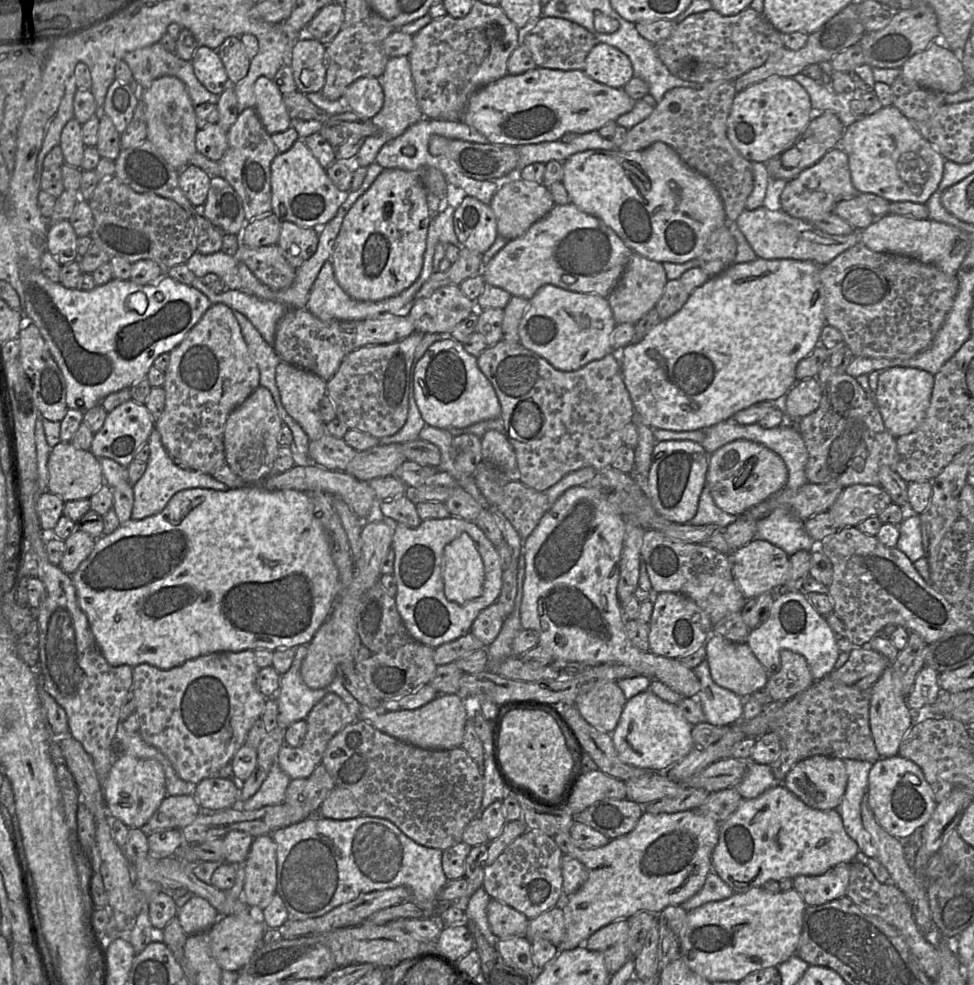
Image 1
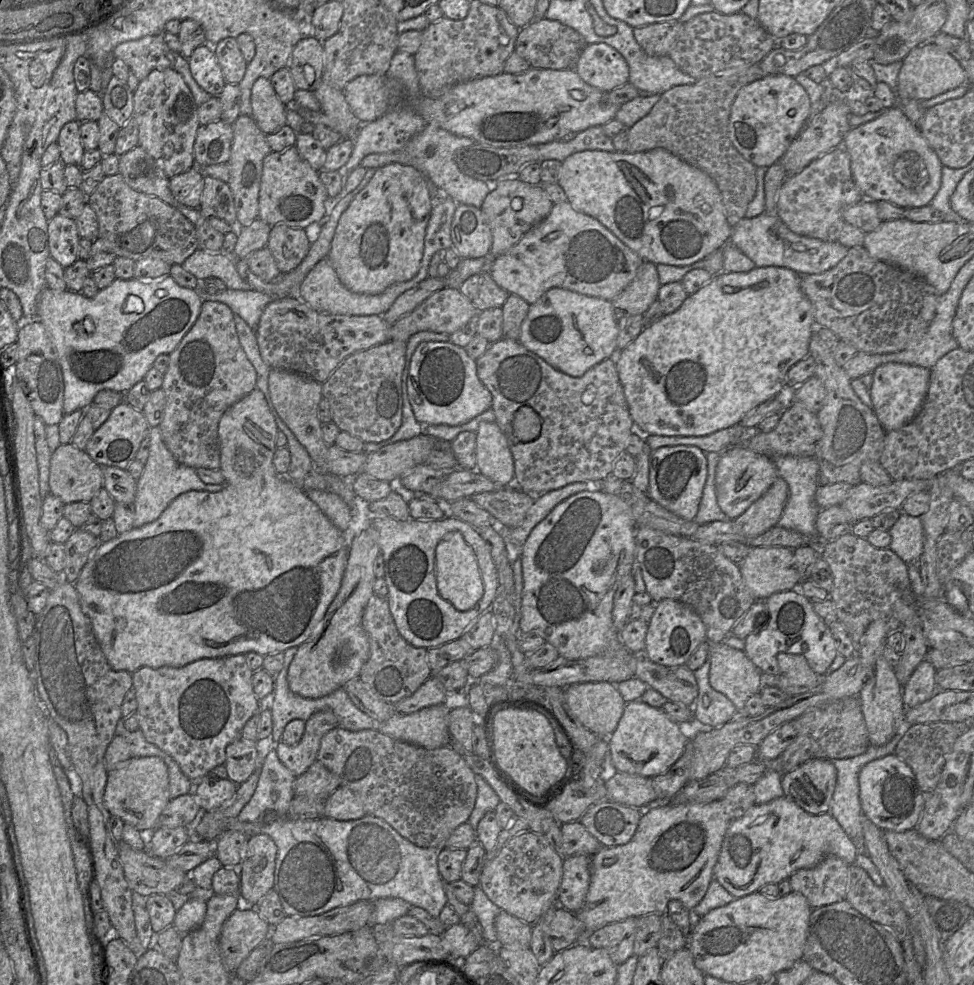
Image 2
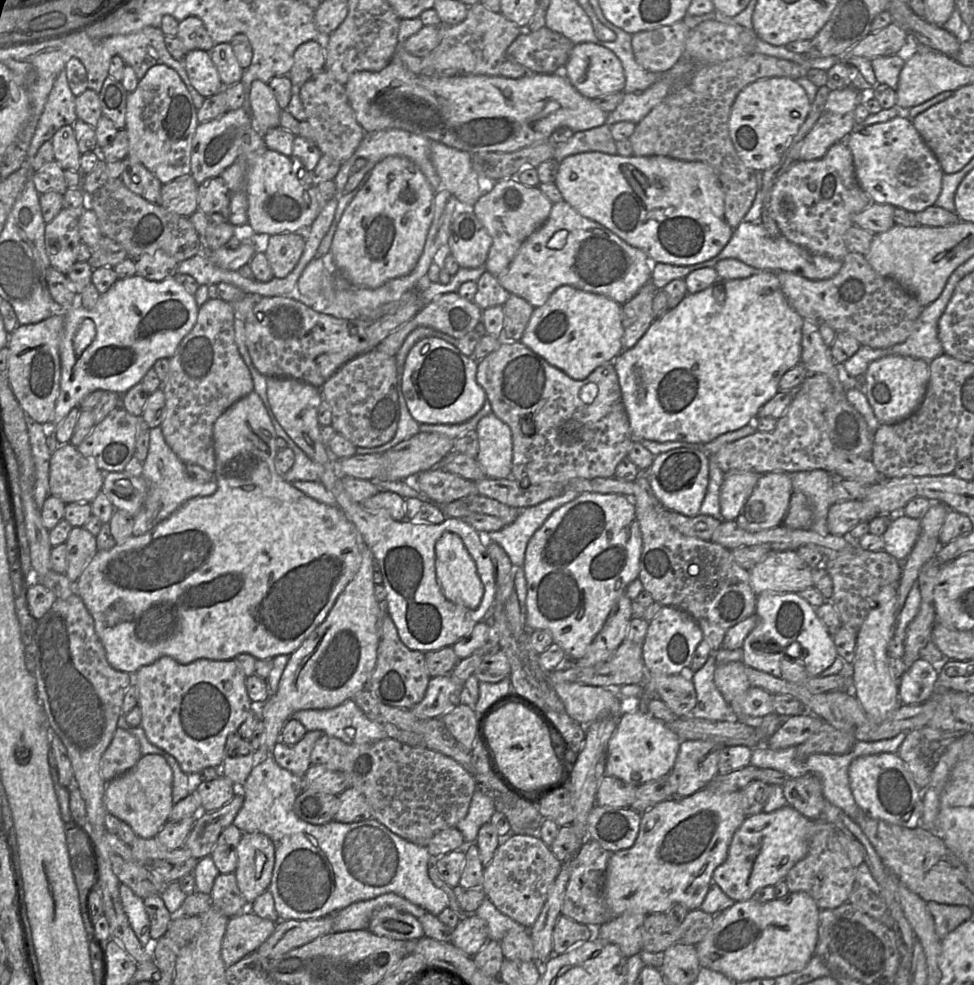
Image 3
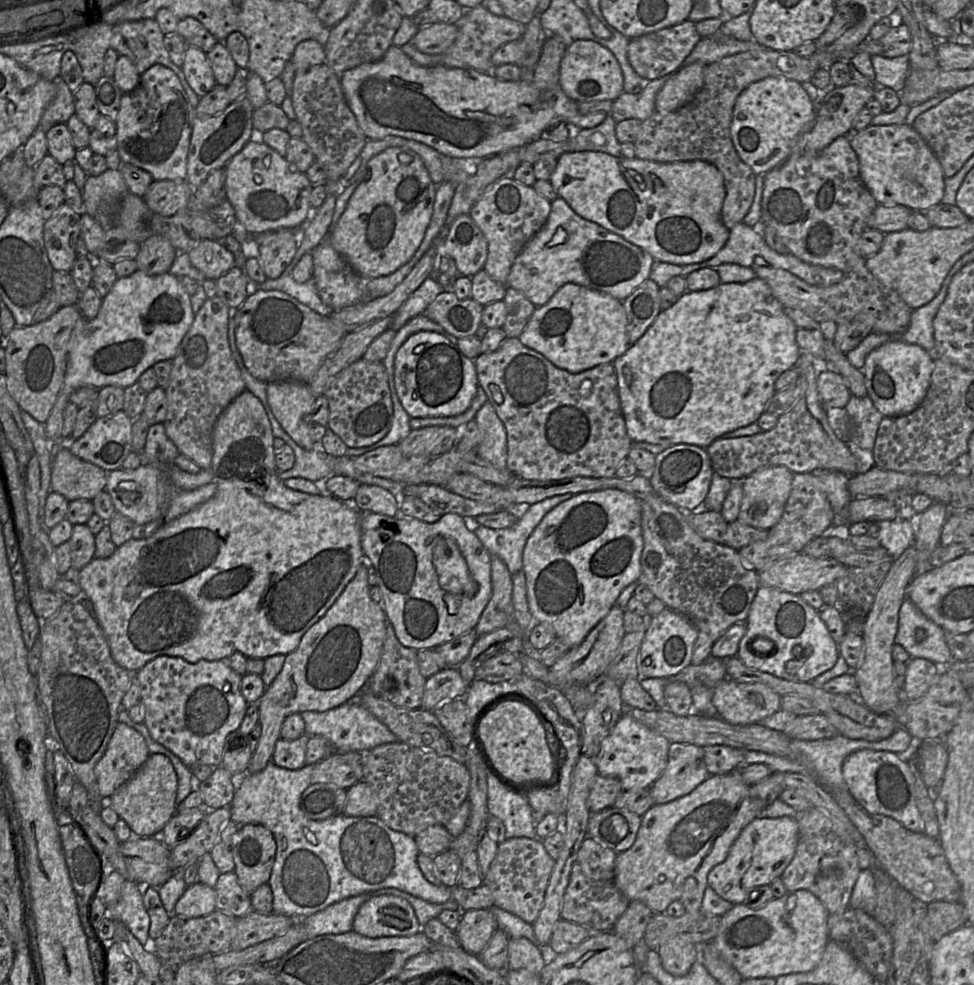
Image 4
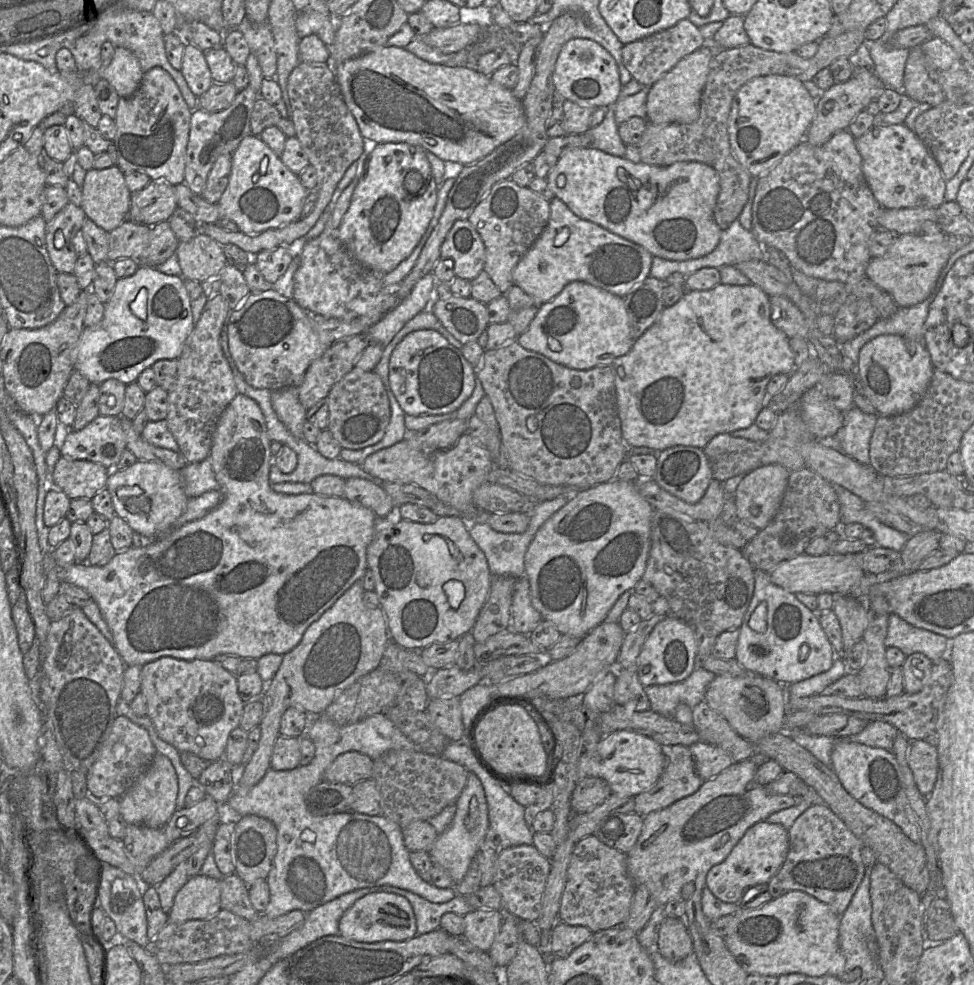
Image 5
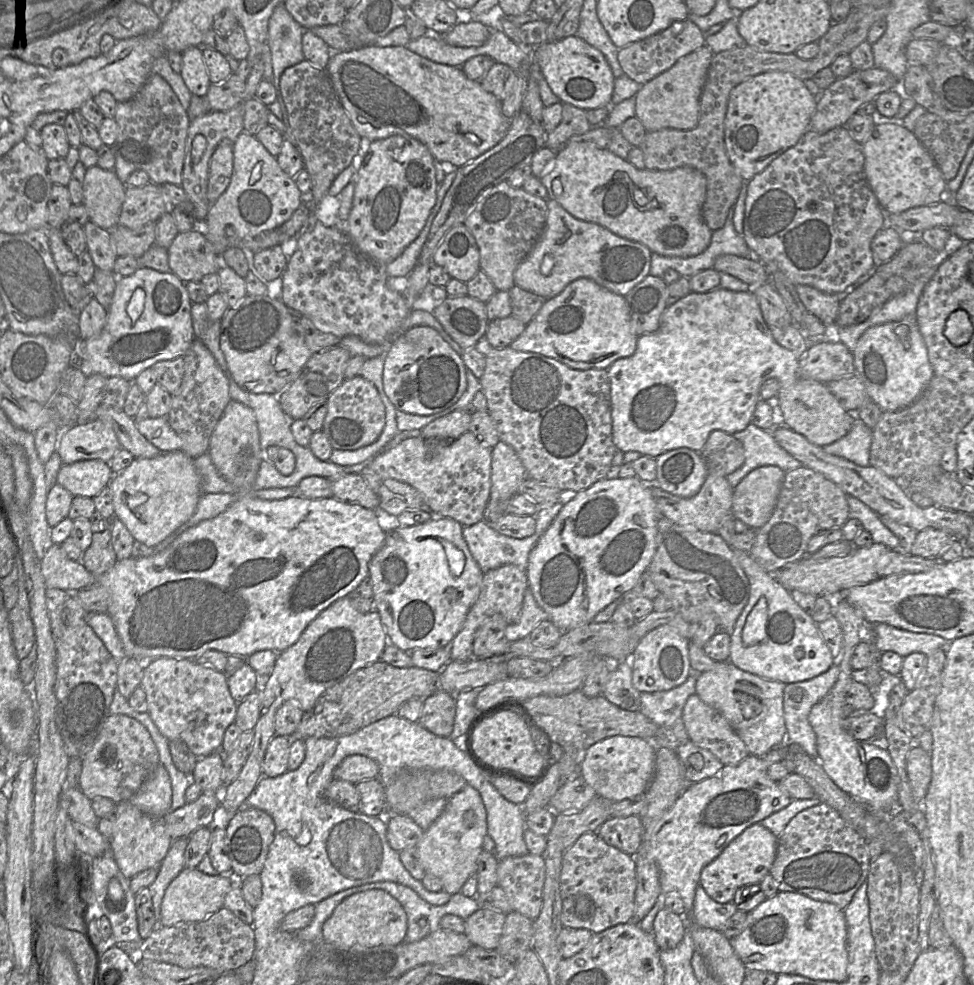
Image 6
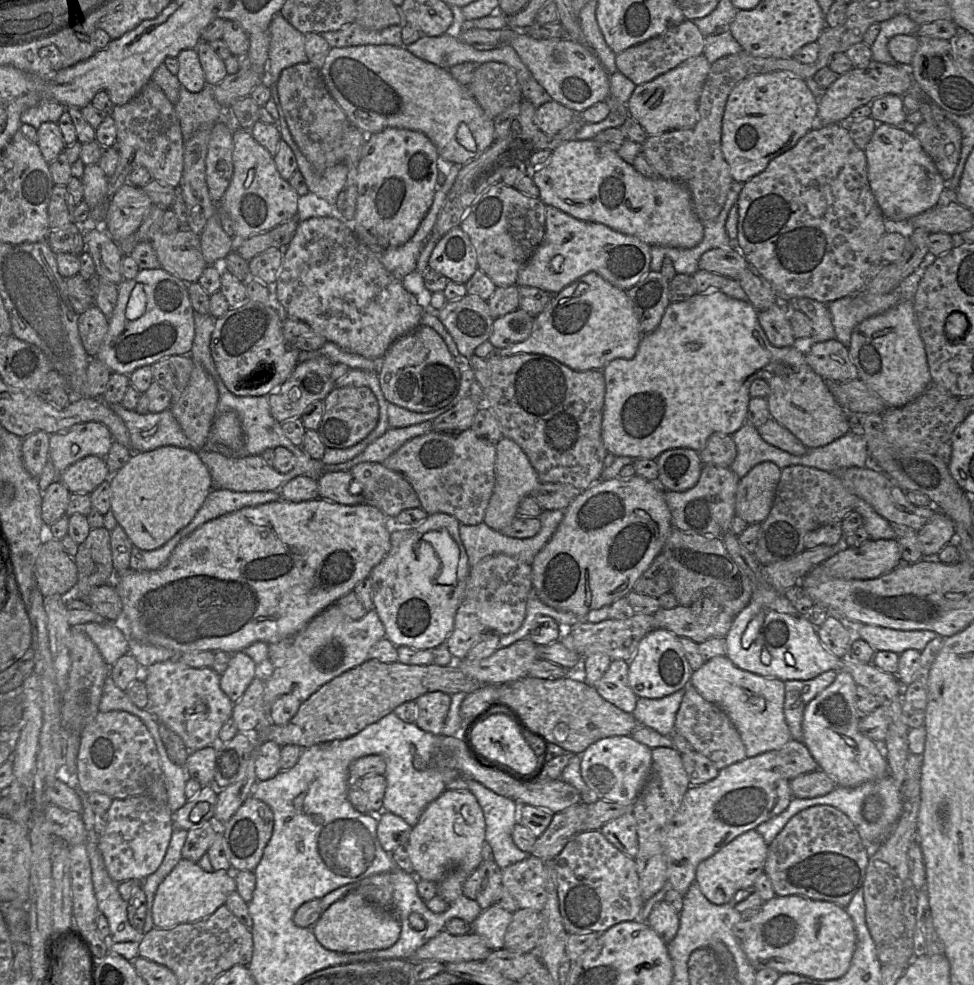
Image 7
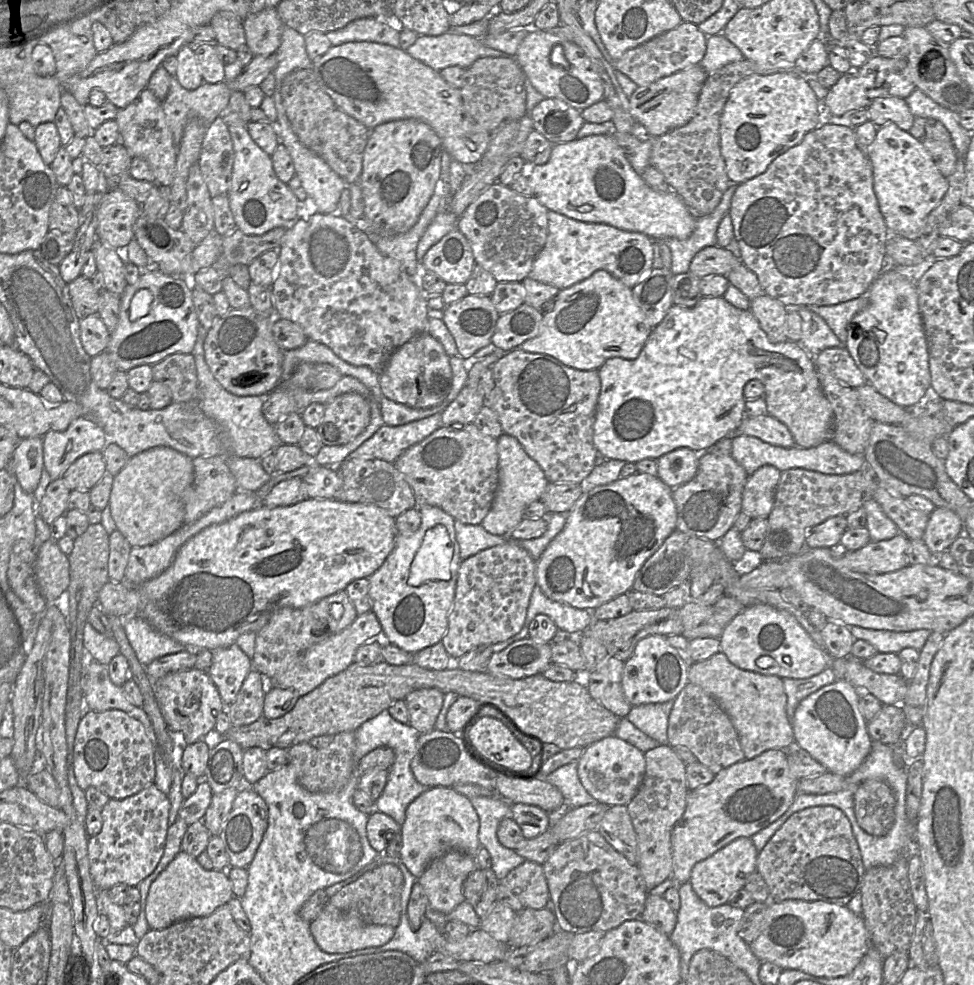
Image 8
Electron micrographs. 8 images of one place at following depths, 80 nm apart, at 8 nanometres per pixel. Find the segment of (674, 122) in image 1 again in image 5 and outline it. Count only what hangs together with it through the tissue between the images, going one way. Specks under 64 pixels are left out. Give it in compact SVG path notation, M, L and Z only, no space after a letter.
M854 29L836 37L824 36L818 41L818 50L811 58L800 57L796 52L767 51L752 44L731 49L717 49L709 65L697 120L690 124L647 122L642 139L637 145L641 162L652 166L669 166L677 162L700 162L714 168L720 180L714 219L722 230L726 230L734 220L739 219L749 198L749 186L753 178L735 158L730 145L729 116L738 89L755 77L772 74L790 76L801 82L811 80L836 59L848 58L852 55L865 42L865 31Z

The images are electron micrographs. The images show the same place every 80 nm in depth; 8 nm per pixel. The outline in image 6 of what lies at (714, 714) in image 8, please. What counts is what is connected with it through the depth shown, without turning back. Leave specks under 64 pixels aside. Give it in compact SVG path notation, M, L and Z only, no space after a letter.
M696 694L688 697L681 715L689 740L710 751L723 765L736 764L750 754L725 717Z

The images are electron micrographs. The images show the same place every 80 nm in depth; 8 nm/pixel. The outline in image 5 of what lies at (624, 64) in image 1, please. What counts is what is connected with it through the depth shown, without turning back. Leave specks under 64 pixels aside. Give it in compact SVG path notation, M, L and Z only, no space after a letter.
M572 38L560 50L552 74L553 84L560 96L579 106L614 106L621 90L618 66L611 54L597 42Z

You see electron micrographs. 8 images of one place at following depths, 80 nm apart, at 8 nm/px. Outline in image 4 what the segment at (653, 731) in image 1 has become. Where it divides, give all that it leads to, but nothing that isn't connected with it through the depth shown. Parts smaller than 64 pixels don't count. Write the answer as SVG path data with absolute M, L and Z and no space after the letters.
M622 713L598 754L597 774L619 781L623 791L649 788L662 774L668 761L670 742L631 715Z

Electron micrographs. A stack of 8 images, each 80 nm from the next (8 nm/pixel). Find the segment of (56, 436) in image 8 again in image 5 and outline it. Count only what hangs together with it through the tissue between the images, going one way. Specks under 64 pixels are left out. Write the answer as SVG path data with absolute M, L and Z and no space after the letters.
M98 415L83 429L71 430L60 448L61 455L100 463L115 469L126 450L127 437L120 416Z

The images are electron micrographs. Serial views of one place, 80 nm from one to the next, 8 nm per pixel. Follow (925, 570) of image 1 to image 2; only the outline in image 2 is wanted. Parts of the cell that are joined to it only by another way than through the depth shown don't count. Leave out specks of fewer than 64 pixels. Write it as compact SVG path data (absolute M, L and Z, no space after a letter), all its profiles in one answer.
M901 511L889 533L891 536L889 549L908 564L912 589L917 596L922 597L924 584L917 564L924 546L924 528L921 519Z

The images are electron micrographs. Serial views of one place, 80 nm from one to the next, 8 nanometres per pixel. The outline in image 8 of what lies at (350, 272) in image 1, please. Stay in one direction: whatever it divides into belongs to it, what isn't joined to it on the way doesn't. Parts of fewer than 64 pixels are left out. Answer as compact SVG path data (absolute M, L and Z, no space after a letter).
M403 119L403 120L395 120L395 121L390 121L390 122L386 122L383 124L380 124L378 126L376 126L373 129L370 129L370 135L369 135L369 139L366 145L366 149L364 152L364 159L363 159L363 170L362 170L362 174L359 178L359 185L361 187L362 190L362 194L363 194L363 199L364 199L364 215L363 218L361 219L361 221L355 221L356 223L360 223L360 227L361 229L366 232L366 234L371 238L382 238L382 237L392 237L392 236L396 236L402 233L405 233L407 231L409 231L419 220L420 215L422 214L422 212L424 211L425 207L427 206L427 204L429 203L432 195L435 193L435 191L438 189L438 181L439 178L441 176L441 158L442 158L442 151L443 151L443 147L442 147L442 142L439 138L439 136L436 134L436 132L426 123L416 120L416 119Z

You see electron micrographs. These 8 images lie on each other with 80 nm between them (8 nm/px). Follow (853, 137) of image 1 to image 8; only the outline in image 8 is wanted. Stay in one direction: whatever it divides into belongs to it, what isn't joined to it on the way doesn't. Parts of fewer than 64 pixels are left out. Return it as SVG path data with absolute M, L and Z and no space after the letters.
M887 123L878 126L867 156L873 167L873 186L890 236L905 237L905 234L914 231L923 233L928 216L942 201L949 183L935 165L922 140L894 123Z

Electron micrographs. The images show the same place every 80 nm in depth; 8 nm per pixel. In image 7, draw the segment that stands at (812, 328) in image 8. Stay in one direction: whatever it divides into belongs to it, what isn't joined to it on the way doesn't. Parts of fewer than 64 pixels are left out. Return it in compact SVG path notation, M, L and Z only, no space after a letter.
M799 298L794 300L798 310L803 312L812 323L813 333L809 339L796 339L795 346L803 345L807 348L809 343L820 343L836 338L831 314L827 304L811 298Z

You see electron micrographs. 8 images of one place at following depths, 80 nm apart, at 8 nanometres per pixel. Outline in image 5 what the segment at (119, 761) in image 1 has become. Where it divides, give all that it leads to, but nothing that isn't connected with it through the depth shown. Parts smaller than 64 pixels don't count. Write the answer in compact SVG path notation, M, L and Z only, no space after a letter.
M157 752L149 768L118 798L120 816L126 824L164 828L178 809L176 806L177 794L178 779L175 769L166 756Z

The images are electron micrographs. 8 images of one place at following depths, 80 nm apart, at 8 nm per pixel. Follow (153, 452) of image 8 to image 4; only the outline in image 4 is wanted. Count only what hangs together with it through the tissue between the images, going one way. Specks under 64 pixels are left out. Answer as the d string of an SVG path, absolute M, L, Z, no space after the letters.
M143 463L135 470L117 469L108 472L105 490L110 495L116 512L129 518L135 525L144 525L164 517L167 506L167 481L162 468Z

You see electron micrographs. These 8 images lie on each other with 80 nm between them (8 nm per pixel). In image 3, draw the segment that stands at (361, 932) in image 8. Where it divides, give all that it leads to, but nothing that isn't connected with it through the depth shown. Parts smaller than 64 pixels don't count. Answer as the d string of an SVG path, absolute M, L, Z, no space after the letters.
M383 907L373 913L368 930L393 940L418 940L425 936L422 924L414 915L395 907Z

